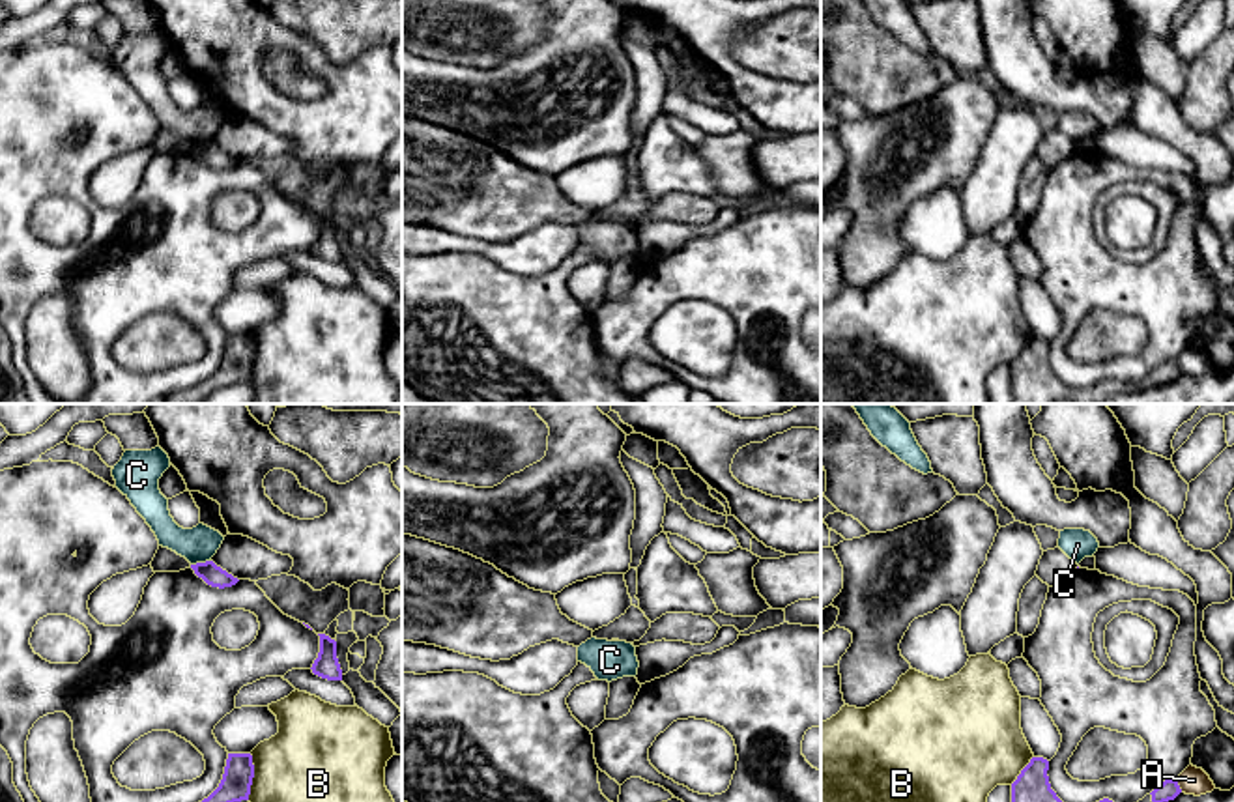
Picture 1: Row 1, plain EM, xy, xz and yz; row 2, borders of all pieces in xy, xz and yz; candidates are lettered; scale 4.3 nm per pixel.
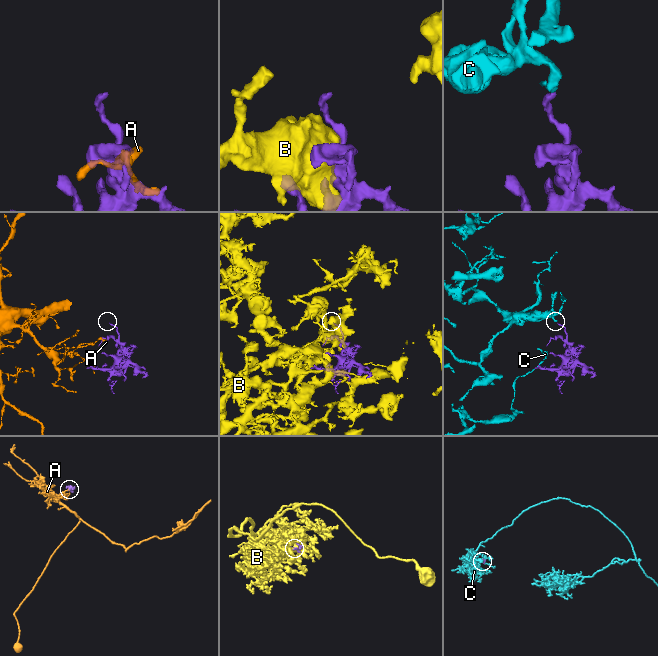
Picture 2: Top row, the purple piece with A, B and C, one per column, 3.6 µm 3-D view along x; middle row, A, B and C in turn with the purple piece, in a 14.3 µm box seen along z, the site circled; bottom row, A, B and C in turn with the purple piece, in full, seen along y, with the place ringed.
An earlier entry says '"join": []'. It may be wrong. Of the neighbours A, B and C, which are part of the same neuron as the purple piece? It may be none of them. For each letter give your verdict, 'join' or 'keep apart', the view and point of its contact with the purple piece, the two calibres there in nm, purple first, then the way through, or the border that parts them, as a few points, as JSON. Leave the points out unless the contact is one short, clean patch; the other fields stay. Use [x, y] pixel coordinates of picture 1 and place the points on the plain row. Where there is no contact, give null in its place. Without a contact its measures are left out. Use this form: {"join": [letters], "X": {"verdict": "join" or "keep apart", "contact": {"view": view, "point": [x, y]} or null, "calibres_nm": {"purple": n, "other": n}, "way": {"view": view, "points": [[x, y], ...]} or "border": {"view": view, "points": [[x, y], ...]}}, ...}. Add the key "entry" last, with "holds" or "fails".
{"join": [], "A": {"verdict": "keep apart", "contact": {"view": "yz", "point": [1178, 367]}, "calibres_nm": {"purple": 90, "other": 120}}, "B": {"verdict": "keep apart", "contact": {"view": "xy", "point": [253, 358]}, "calibres_nm": {"purple": 130, "other": 500}}, "C": {"verdict": "keep apart", "contact": {"view": "xy", "point": [200, 144]}, "calibres_nm": {"purple": 90, "other": 160}, "border": {"view": "xy", "points": [[210, 141], [191, 146]]}}, "entry": "holds"}

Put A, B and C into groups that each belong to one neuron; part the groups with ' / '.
A / B / C

